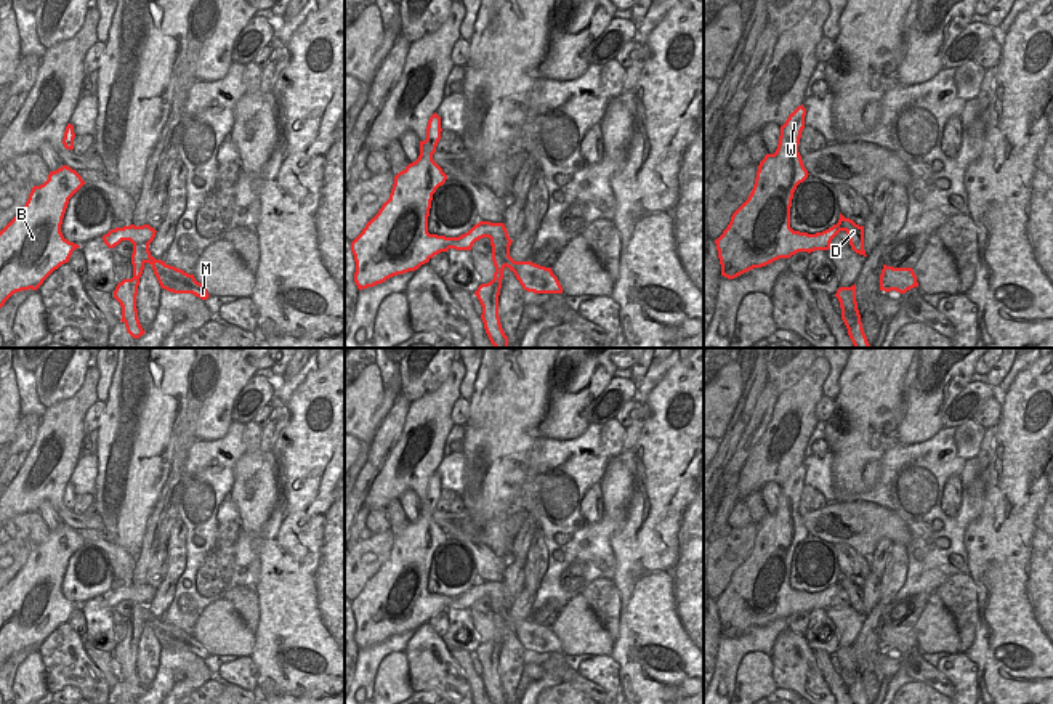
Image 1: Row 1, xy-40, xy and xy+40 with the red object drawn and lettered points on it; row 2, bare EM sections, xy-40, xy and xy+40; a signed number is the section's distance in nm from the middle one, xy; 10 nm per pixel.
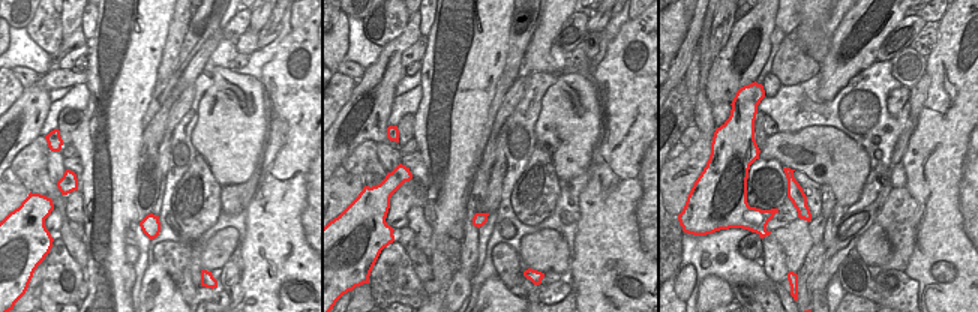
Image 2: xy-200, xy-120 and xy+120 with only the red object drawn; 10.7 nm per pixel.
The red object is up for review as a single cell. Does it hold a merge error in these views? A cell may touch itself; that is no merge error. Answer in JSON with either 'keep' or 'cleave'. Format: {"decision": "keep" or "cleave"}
{"decision": "cleave"}

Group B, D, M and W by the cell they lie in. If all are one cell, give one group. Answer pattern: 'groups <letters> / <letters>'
groups B W / D M

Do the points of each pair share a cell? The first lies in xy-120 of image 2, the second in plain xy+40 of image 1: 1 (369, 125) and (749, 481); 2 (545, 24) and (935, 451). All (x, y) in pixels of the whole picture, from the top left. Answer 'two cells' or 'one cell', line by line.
1: one cell
2: two cells

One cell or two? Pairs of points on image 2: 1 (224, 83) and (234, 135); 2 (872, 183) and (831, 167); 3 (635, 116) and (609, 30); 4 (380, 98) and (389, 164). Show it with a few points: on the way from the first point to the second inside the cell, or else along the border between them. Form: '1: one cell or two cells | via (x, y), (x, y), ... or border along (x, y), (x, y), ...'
1: one cell | via (233, 96), (233, 122)
2: two cells | border along (861, 146), (869, 176), (861, 195), (845, 209)
3: two cells | border along (629, 20), (608, 42)
4: two cells | border along (377, 141), (387, 143), (398, 150)

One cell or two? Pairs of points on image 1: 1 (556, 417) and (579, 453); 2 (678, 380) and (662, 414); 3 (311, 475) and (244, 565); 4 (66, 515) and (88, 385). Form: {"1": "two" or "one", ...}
{"1": "two", "2": "one", "3": "two", "4": "one"}

